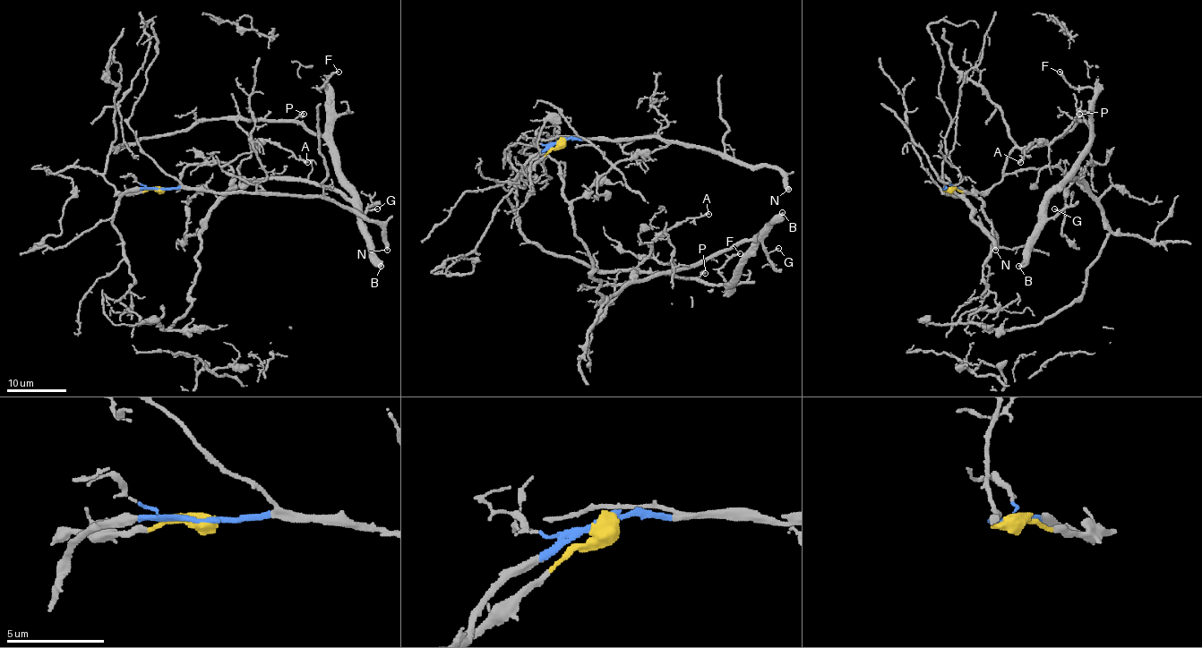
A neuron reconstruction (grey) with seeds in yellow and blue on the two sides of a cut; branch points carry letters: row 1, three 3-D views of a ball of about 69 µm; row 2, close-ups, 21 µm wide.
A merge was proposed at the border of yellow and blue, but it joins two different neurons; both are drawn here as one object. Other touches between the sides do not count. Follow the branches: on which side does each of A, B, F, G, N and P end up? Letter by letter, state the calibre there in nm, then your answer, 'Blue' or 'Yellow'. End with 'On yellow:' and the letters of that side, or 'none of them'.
A: Thickness 200 nm. Yellow
B: Thickness 440 nm. Yellow
F: Thickness 180 nm. Yellow
G: Thickness 100 nm. Yellow
N: Thickness 360 nm. Blue
P: Thickness 200 nm. Yellow
On yellow: A, B, F, G, P

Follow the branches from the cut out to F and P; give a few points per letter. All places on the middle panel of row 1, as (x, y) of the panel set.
F: (560, 140), (504, 196), (519, 231), (530, 242), (600, 270), (672, 273), (729, 288), (719, 268), (740, 253)
P: (560, 140), (504, 196), (527, 239), (601, 270), (695, 277), (706, 273)

